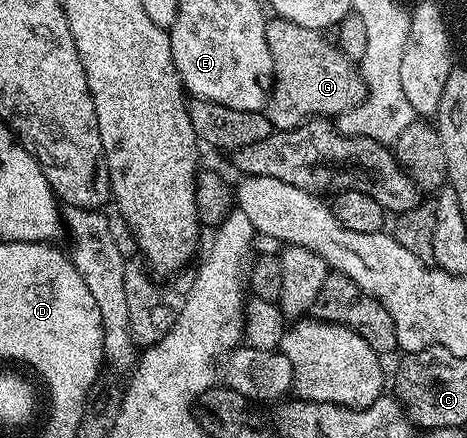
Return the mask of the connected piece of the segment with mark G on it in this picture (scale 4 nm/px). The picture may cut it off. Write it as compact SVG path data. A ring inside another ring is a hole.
M270 18L265 25L267 33L267 49L271 49L273 77L271 94L264 110L265 116L271 121L274 131L289 131L298 127L306 119L314 117L340 117L352 107L358 107L365 100L365 78L360 70L355 69L354 60L348 59L336 42L329 43L322 32L303 29L303 25L287 23L283 19Z

